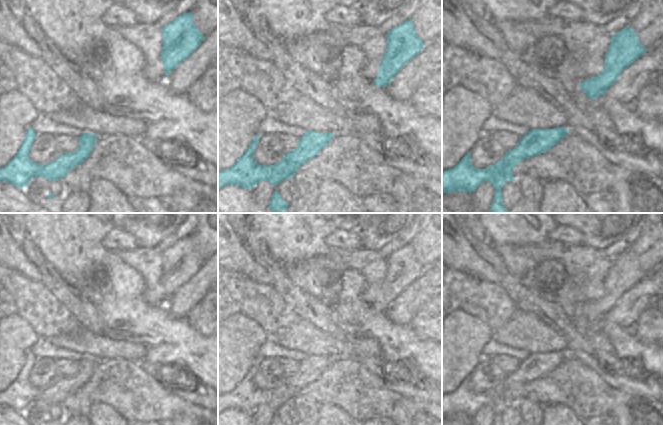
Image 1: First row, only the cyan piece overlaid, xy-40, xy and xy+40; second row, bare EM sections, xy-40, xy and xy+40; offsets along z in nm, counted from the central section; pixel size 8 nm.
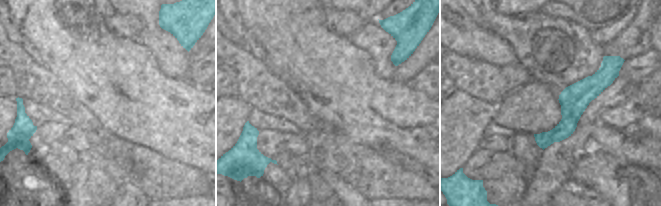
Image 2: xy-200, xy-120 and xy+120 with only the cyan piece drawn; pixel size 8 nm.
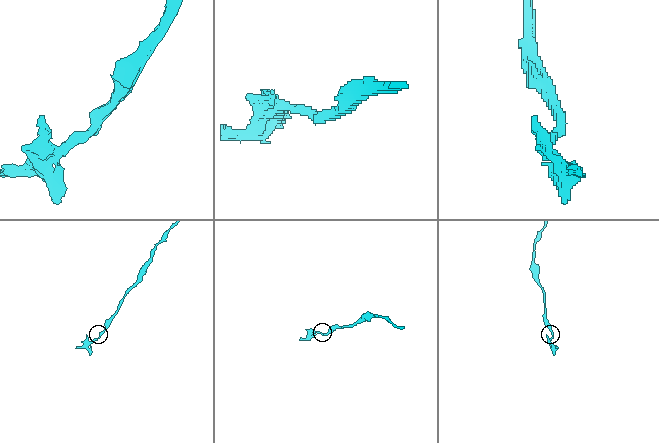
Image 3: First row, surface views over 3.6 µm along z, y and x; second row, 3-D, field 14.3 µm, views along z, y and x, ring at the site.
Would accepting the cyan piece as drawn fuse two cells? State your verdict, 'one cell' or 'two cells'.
two cells

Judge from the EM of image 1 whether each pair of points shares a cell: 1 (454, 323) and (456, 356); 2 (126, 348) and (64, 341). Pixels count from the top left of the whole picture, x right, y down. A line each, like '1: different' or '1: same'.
1: same
2: same

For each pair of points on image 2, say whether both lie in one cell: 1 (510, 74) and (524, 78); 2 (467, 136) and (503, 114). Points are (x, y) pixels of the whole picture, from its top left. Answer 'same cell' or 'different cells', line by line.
1: same cell
2: different cells

